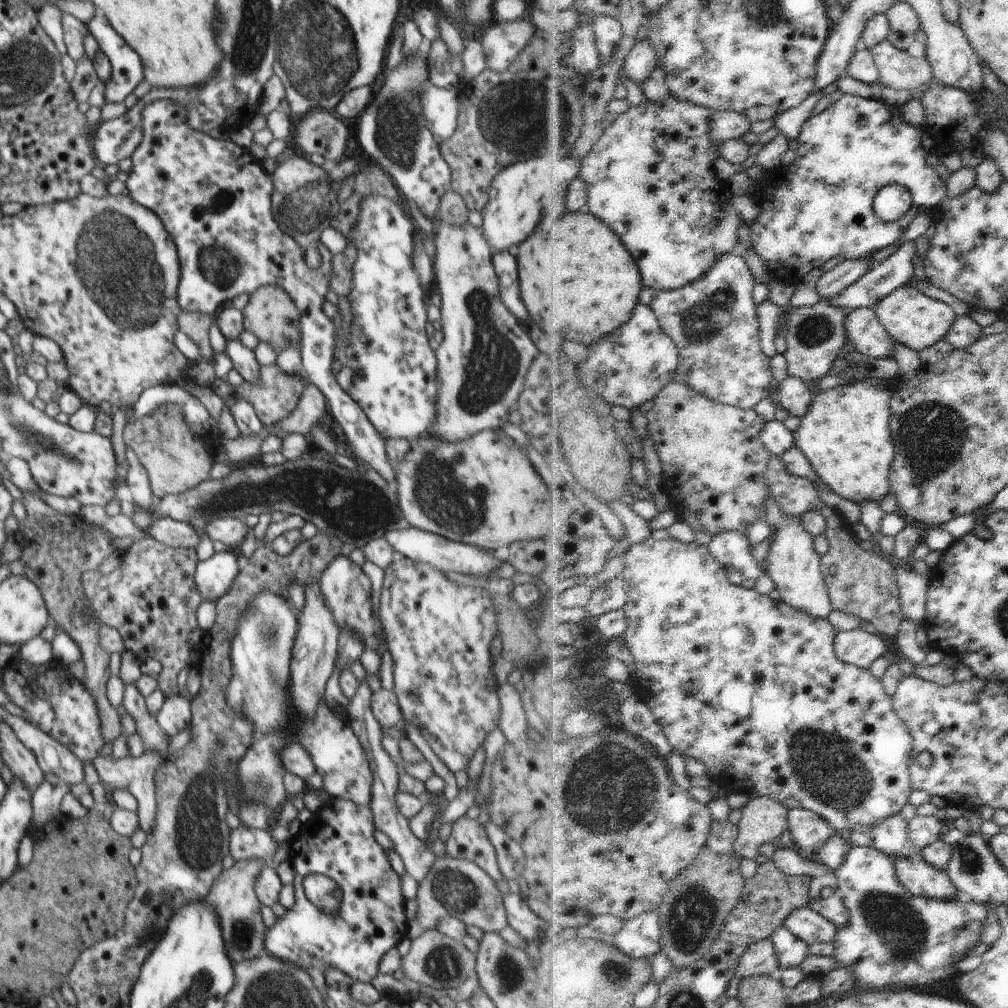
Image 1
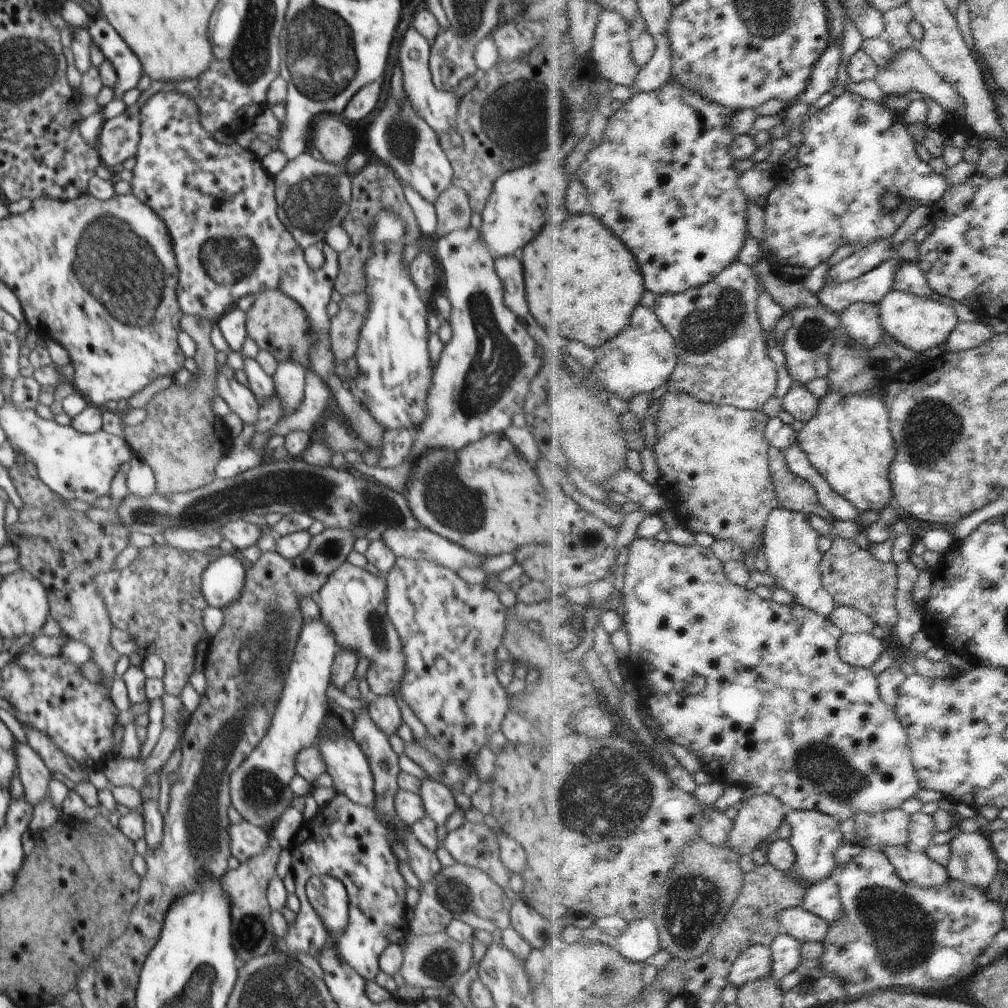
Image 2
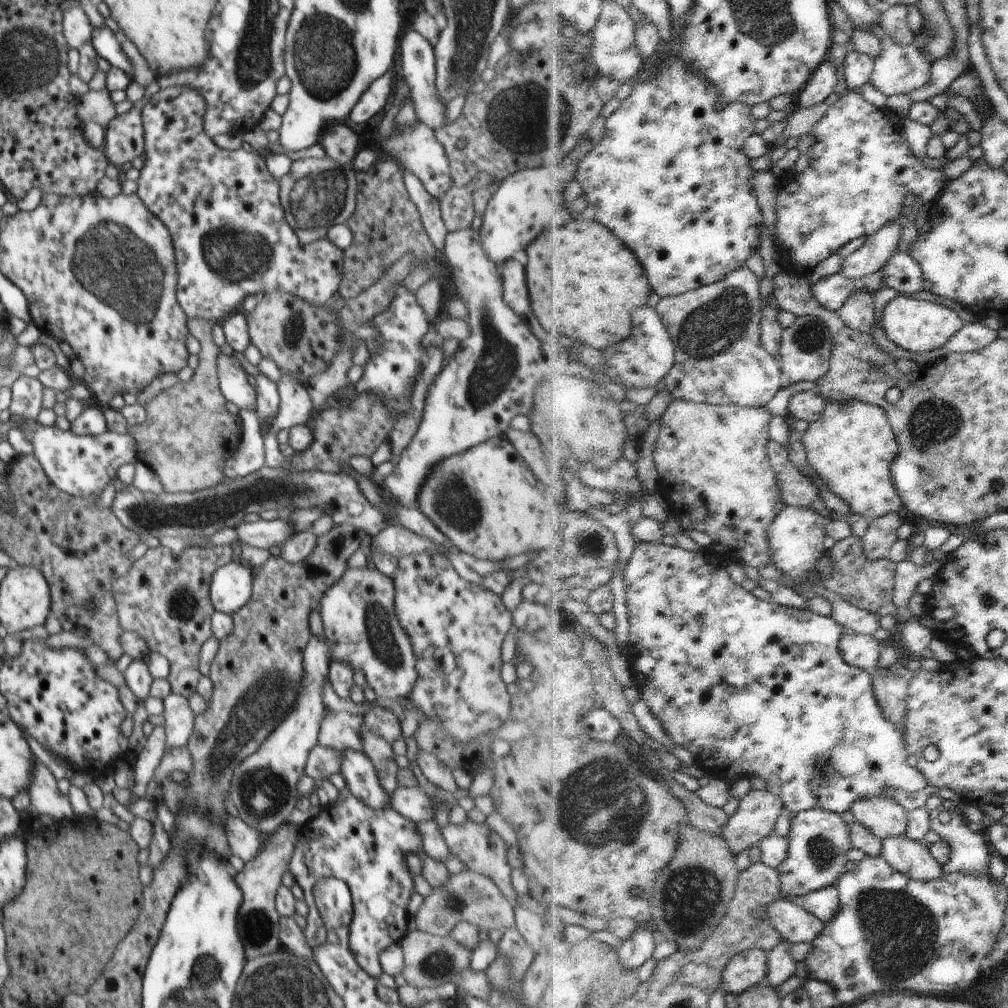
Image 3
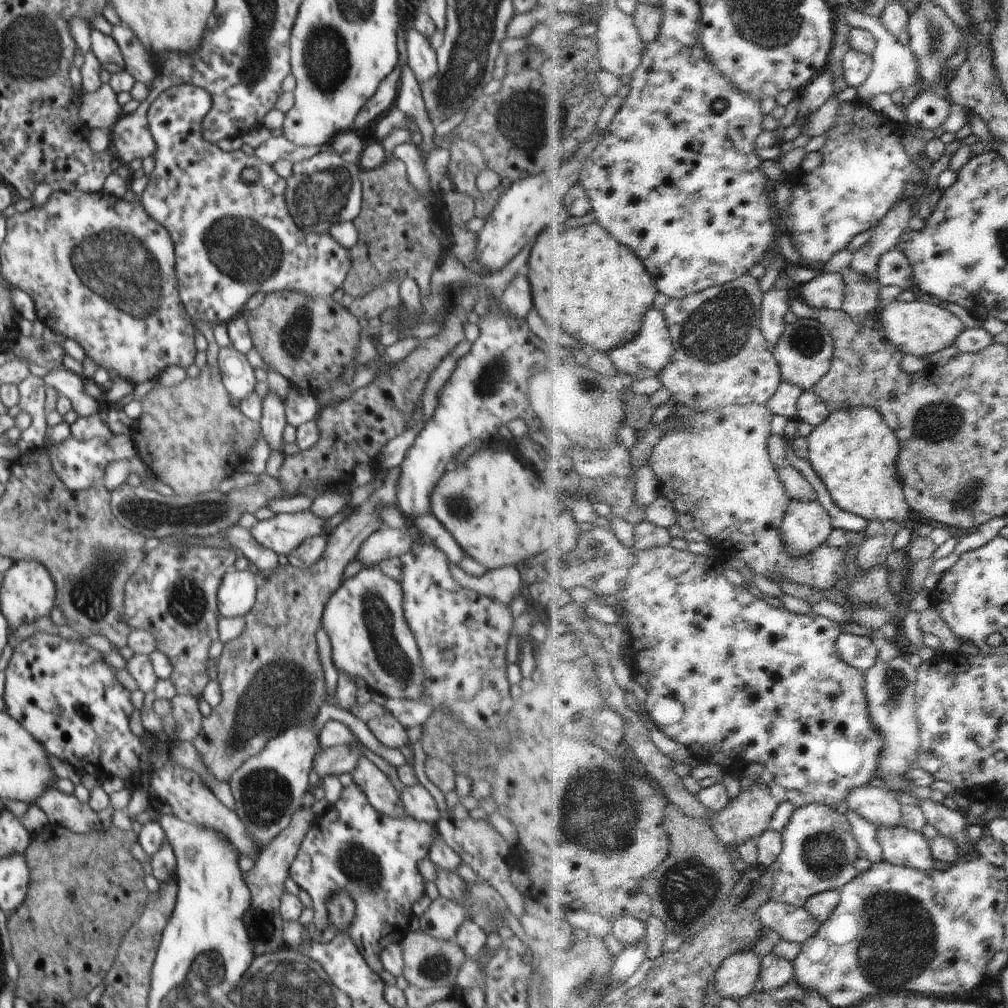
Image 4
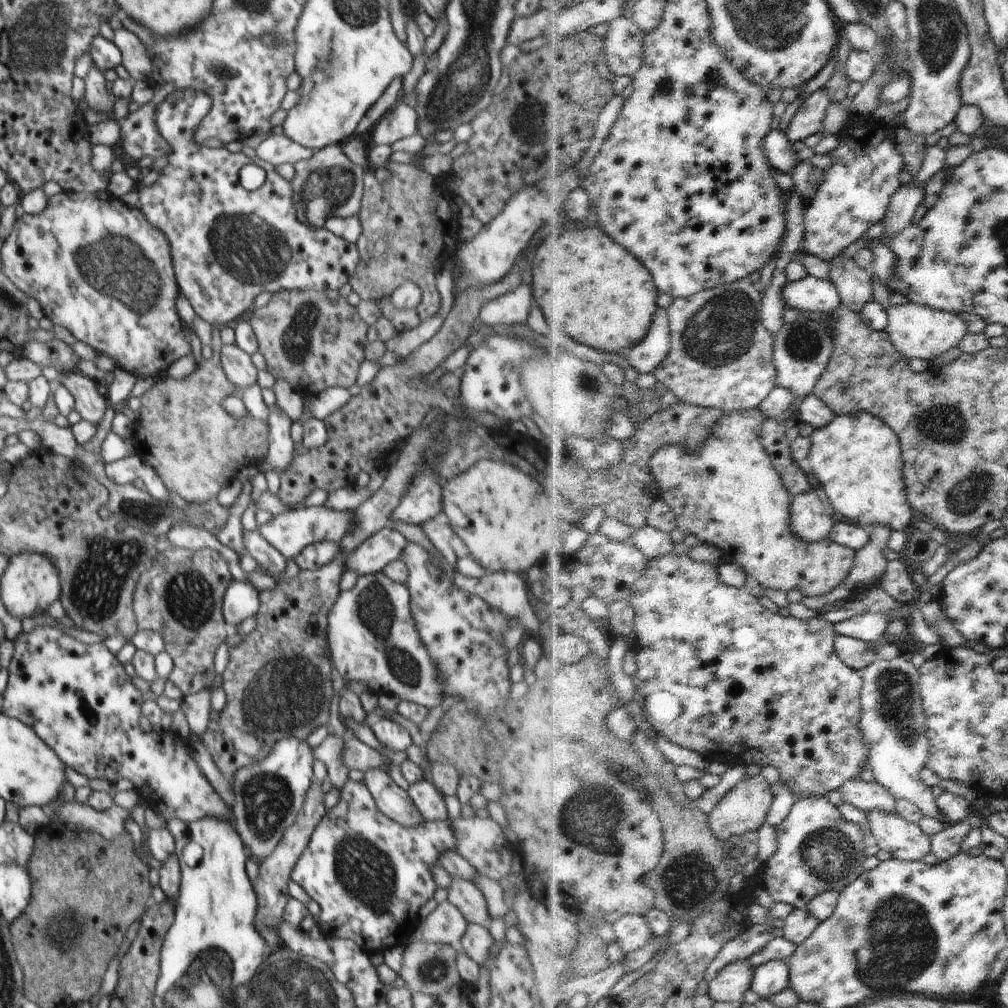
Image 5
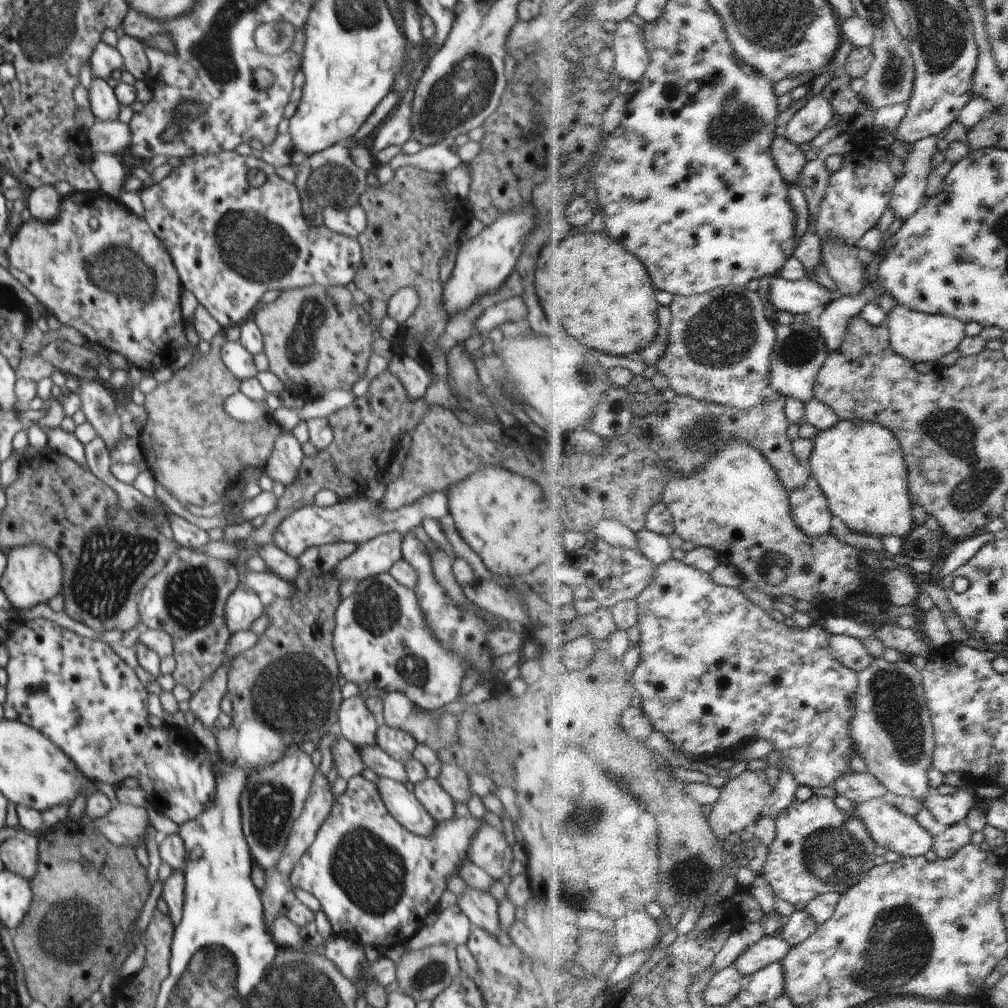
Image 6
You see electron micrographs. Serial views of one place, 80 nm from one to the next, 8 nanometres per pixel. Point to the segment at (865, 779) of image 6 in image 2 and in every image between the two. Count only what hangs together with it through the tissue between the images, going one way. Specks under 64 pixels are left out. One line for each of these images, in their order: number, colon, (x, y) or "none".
2: (893, 828)
3: (883, 816)
4: (879, 805)
5: (866, 795)

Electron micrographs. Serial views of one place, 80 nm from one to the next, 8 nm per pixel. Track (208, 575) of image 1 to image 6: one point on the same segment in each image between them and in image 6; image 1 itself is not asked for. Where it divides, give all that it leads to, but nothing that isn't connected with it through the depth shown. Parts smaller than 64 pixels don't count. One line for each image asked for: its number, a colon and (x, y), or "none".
2: (222, 582)
3: (231, 587)
4: (236, 595)
5: (241, 601)
6: (243, 608)

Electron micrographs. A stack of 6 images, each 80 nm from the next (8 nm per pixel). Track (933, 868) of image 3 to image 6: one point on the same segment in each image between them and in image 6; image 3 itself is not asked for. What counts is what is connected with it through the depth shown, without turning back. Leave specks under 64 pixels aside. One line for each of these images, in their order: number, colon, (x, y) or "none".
4: (902, 845)
5: (906, 840)
6: (893, 828)

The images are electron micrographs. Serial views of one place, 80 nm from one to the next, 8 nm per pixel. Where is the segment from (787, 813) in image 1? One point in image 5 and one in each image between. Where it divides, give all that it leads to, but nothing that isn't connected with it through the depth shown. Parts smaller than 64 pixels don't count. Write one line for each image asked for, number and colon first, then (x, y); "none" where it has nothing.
2: (761, 816)
3: (758, 812)
4: (748, 816)
5: (745, 808)

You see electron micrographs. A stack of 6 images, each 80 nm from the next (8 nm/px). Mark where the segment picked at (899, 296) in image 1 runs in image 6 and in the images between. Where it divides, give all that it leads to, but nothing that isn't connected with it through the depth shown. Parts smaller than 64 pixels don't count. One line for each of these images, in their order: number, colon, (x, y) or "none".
2: (919, 323)
3: (917, 325)
4: (919, 328)
5: (921, 332)
6: (921, 337)

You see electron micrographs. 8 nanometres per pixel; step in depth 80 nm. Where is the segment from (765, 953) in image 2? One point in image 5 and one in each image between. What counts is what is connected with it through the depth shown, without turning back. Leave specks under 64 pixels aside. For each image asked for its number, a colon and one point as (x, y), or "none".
3: (750, 969)
4: (738, 977)
5: (734, 981)

